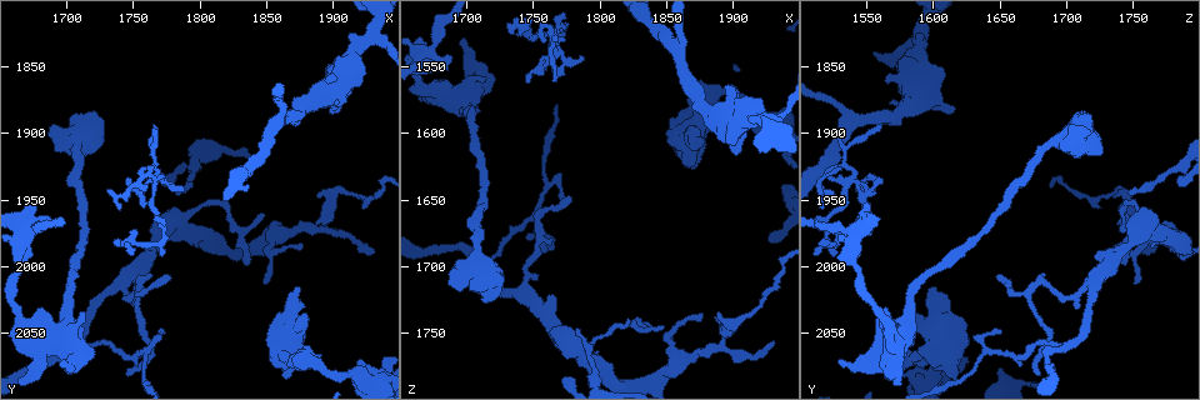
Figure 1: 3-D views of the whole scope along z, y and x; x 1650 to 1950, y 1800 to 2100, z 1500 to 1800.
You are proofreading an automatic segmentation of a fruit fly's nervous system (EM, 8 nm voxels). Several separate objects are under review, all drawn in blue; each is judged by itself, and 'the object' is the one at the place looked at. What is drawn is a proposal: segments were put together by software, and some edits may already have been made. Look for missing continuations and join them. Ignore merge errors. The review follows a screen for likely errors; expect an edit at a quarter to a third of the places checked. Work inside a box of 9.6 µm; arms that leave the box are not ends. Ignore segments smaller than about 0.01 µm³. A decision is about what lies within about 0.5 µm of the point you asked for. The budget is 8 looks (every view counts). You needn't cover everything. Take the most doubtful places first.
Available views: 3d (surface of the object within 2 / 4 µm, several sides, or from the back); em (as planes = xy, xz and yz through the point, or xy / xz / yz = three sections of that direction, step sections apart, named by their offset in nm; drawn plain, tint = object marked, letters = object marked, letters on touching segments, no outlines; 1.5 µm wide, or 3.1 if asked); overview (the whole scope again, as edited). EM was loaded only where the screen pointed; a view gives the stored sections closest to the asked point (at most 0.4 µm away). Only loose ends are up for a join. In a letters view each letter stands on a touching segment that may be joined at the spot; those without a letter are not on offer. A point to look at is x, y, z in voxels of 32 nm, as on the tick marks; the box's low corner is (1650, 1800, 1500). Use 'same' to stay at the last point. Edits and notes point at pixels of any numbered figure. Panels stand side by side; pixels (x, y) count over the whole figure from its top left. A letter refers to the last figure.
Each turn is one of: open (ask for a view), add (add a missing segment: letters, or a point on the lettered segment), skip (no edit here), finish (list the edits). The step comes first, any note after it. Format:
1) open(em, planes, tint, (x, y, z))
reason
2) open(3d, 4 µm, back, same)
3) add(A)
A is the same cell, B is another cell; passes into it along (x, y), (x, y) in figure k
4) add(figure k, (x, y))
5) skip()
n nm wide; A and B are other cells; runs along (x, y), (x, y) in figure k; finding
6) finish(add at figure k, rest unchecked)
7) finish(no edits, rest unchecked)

open(3d, 2 µm, (1686, 1962, 1546))
thick end

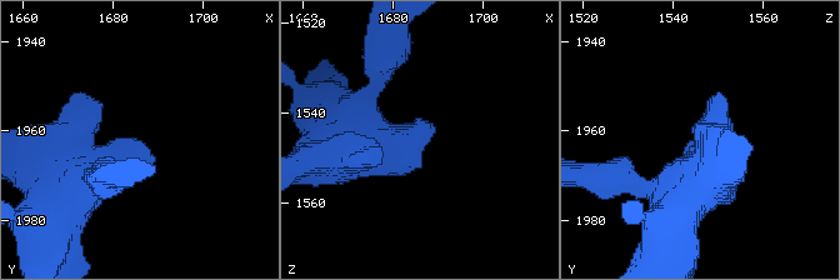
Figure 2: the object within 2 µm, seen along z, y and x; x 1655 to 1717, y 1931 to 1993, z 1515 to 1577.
open(em, planes, letters, (1686, 1963, 1544))

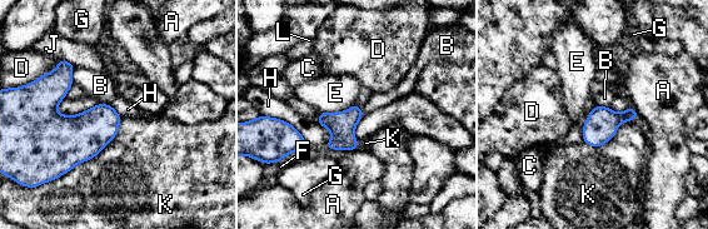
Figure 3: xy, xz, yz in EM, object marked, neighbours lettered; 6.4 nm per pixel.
skip()
A, B, C, D, E, F, G, H, J, K and L are other cells; border along (75, 66), (71, 74), (71, 83) in figure 3; no lettered segment goes on from it

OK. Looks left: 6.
open(em, yz, step 4, tint, (1836, 1998, 1744))
tapers out

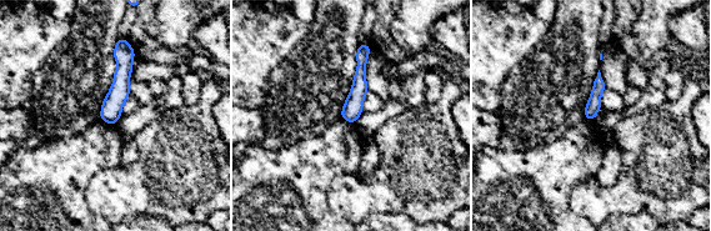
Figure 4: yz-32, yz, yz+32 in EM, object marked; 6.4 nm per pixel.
open(em, yz, step 4, letters, same)

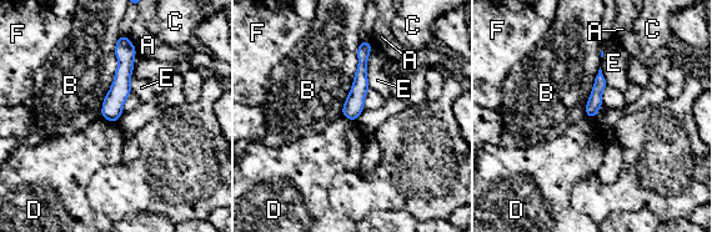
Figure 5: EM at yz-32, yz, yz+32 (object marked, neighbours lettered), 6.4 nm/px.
skip()
90 nm wide; B touches over 550 nm; A, B, C, D, E and F are other cells; no lettered segment goes on from it

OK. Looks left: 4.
open(3d, 4 µm, (1776, 2008, 1646))
free end

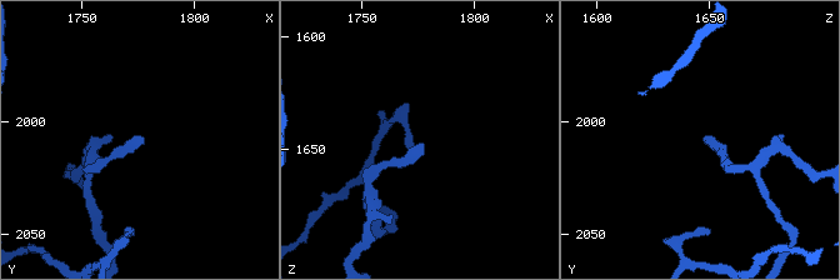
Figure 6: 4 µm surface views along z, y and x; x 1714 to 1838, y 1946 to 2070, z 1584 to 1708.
open(em, xz, step 8, letters, (1778, 2009, 1649))

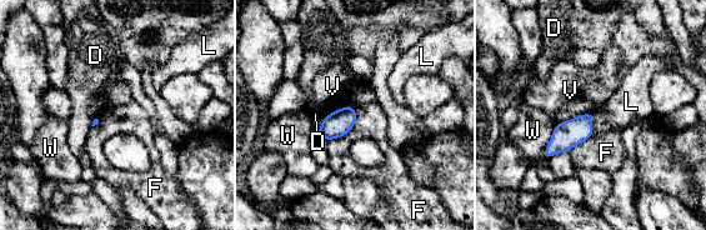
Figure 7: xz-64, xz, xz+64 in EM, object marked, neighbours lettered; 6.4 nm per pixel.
skip()
D, F, L, V and W are other cells; border along (356, 110), (354, 125), (328, 141) in figure 7; no lettered segment goes on from it

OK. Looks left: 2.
finish(no edits, rest unchecked)

